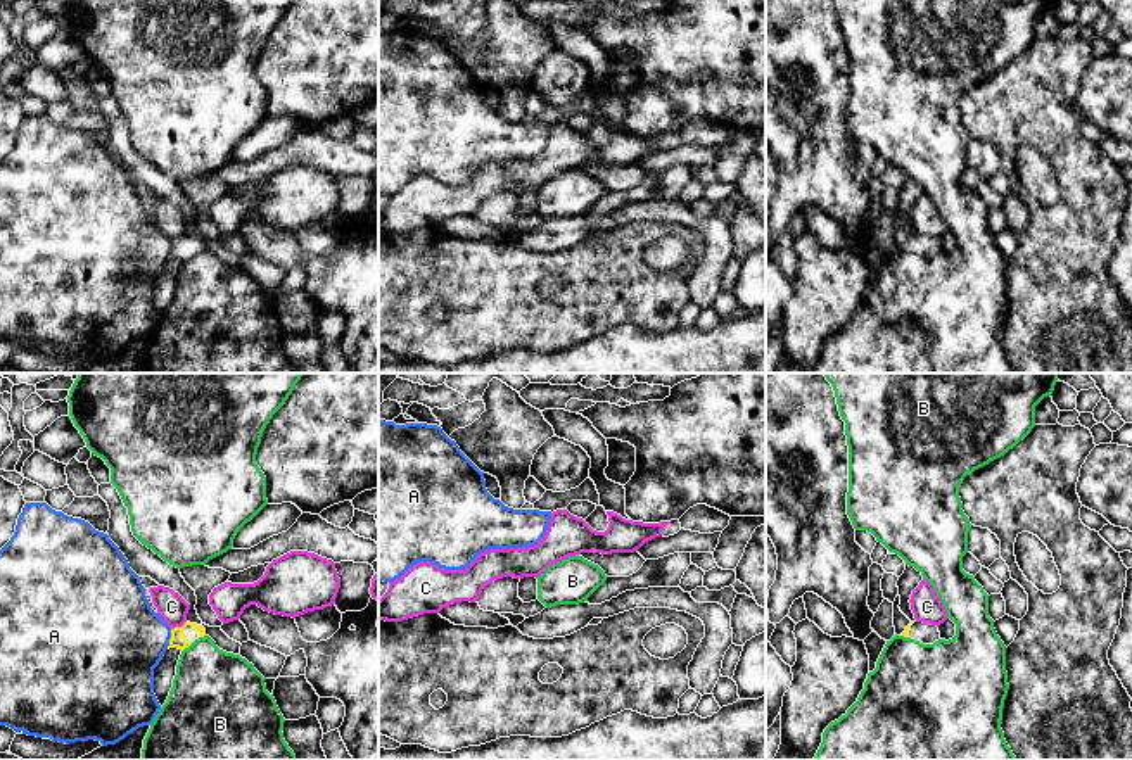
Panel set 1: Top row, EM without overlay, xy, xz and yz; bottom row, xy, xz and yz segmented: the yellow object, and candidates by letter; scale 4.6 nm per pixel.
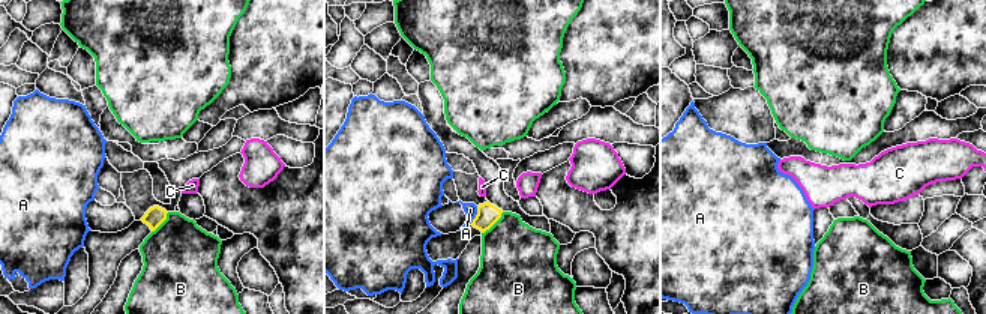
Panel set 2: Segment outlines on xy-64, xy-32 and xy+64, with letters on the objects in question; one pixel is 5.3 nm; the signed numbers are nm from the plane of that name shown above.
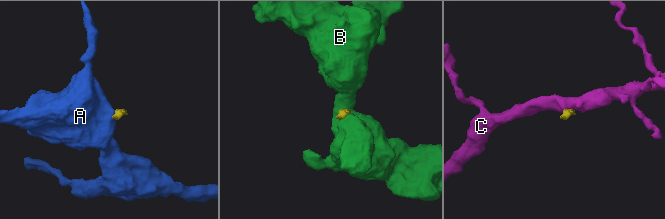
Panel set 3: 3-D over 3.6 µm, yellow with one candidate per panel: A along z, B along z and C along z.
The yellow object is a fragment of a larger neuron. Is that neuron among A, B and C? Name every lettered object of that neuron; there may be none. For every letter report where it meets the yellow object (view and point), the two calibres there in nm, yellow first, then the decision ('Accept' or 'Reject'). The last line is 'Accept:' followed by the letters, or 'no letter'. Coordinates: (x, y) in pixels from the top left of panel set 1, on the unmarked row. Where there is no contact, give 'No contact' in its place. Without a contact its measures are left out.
A: Touches yellow at xy (170, 253). Thickness 80 nm (yellow) against 440 nm. Reject
B: Touches yellow at xy (187, 259). Thickness 80 nm (yellow) against 380 nm. Reject
C: Touches yellow at xy (178, 240). Thickness 80 nm (yellow) against 140 nm. Reject
Accept: no letter

